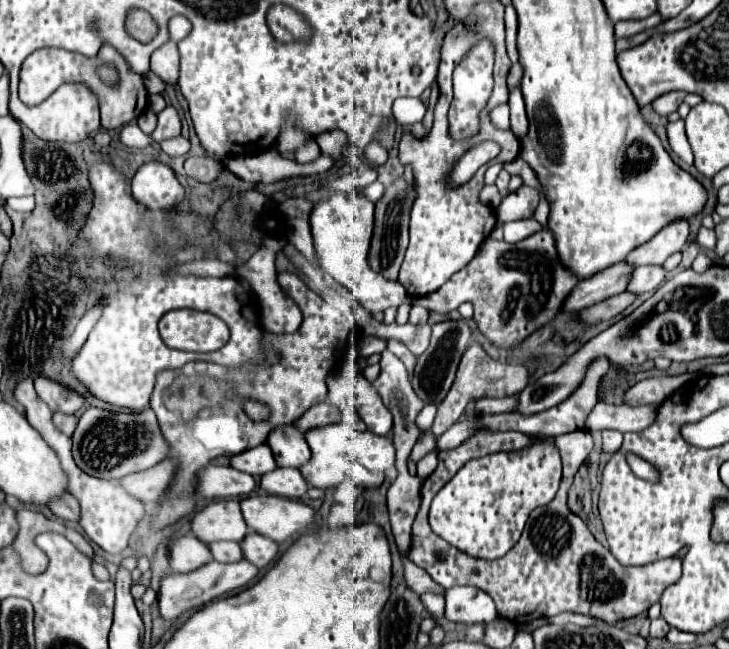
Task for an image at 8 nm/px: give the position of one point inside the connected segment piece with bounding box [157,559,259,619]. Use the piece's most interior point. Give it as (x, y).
(178, 593)

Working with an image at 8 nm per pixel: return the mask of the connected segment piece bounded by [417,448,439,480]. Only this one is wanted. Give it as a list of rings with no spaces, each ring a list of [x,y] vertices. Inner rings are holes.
[[[435,448],[430,454],[417,462],[417,476],[425,480],[437,467],[438,449]]]

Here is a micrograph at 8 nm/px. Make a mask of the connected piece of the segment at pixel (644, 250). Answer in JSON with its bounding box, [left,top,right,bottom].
[627,217,689,265]

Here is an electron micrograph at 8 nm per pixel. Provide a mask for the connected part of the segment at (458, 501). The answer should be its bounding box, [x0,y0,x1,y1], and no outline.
[429,437,561,559]

